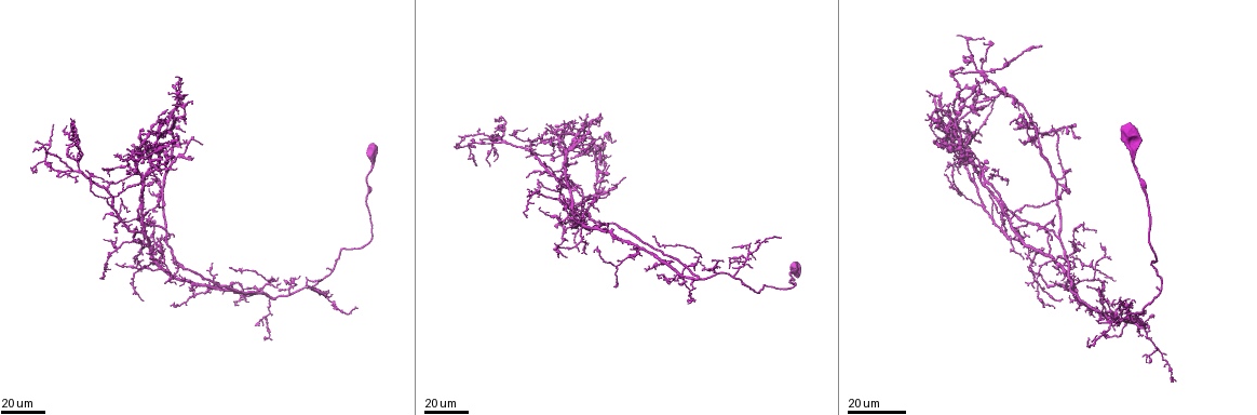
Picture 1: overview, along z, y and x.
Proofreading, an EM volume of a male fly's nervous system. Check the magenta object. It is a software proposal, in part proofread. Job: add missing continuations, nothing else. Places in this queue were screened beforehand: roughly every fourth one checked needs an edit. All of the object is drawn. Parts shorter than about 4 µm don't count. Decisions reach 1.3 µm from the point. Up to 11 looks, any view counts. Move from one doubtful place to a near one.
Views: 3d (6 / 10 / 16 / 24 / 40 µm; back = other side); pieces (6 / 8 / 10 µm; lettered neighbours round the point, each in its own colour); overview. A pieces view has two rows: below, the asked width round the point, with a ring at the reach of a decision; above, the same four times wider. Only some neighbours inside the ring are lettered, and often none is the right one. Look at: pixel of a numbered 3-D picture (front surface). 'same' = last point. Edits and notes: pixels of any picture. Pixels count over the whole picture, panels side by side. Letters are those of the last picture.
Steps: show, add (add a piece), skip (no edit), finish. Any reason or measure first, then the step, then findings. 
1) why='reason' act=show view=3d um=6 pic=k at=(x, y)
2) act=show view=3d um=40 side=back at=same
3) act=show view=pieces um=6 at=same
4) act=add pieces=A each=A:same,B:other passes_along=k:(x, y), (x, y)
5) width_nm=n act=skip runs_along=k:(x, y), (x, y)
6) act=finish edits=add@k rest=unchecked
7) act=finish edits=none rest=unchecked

why='tapers out' act=show view=3d um=40 pic=1 at=(957, 166)

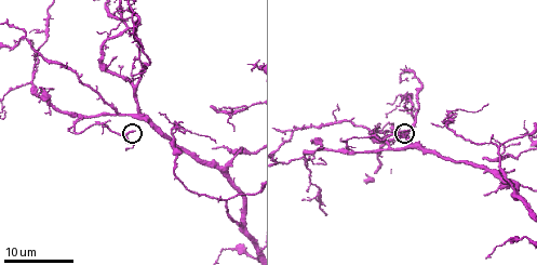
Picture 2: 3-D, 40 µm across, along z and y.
act=show view=3d um=6 pic=2 at=(132, 132)

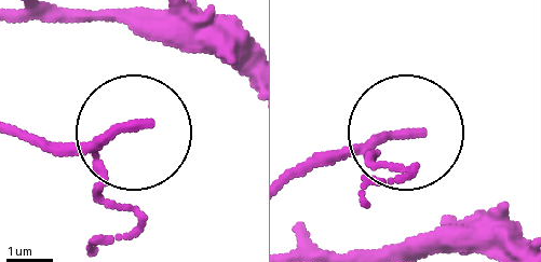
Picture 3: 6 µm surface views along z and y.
why='see the neighbours' act=show view=pieces um=8 pic=3 at=(416, 133)

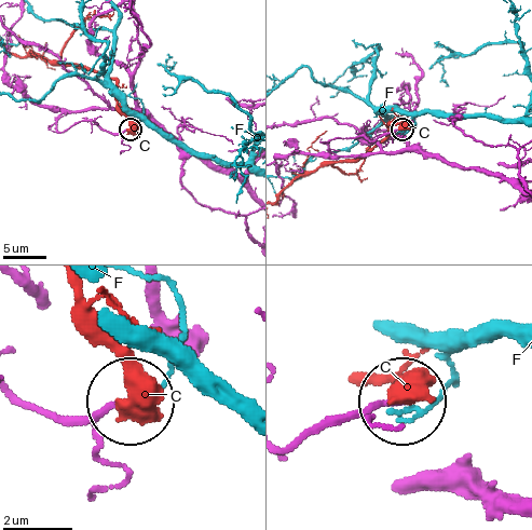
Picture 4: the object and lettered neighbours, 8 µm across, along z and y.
act=skip each=C:other,F:other runs_along=4:(103, 109), (64, 112), (58, 130), (83, 120), (128, 130) found='none of them fits'

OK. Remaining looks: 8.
why='free end' act=show view=3d um=24 pic=1 at=(1076, 266)

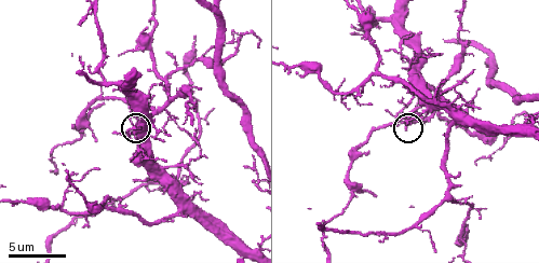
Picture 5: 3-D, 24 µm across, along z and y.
act=show view=pieces um=10 pic=5 at=(406, 128)

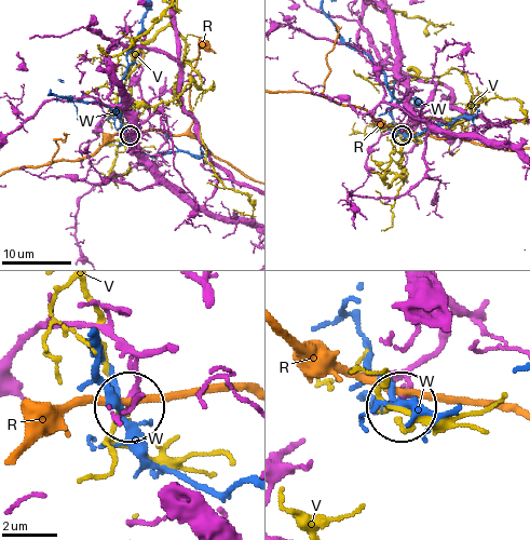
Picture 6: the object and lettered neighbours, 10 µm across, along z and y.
width_nm=180 act=skip each=R:other,V:other,W:other runs_along=6:(167, 350), (141, 354), (130, 401) found='none of them fits'

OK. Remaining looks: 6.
act=show view=3d um=24 pic=1 at=(142, 128)

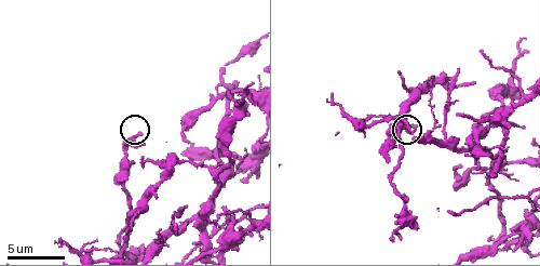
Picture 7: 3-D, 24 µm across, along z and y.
act=show view=pieces um=6 pic=7 at=(141, 135)

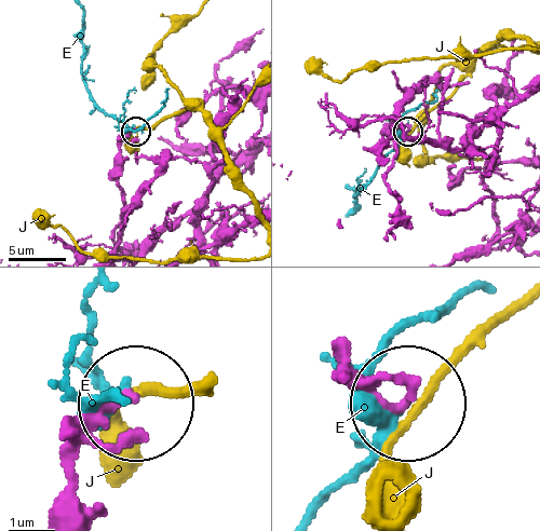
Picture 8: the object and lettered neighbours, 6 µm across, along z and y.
act=skip each=E:other,J:other found='none of them fits'

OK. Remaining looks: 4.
why='tapers out' act=show view=3d um=24 pic=1 at=(583, 150)

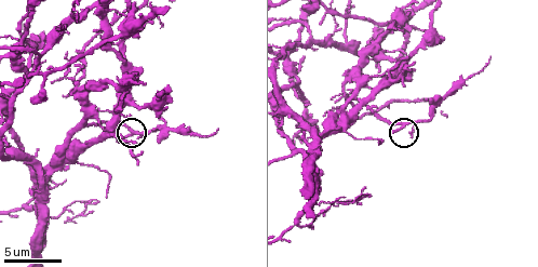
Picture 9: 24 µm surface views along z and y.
act=show view=pieces um=6 pic=9 at=(390, 130)

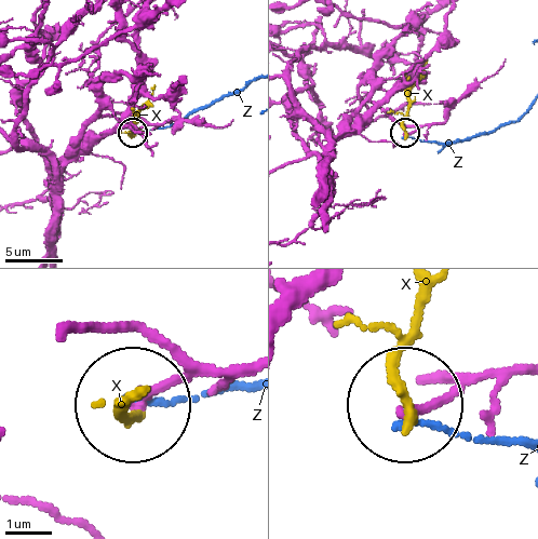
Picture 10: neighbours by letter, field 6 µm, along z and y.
act=skip each=X:other,Z:other runs_along=10:(431, 379), (442, 391), (400, 403) found='no lettered piece goes on from it'

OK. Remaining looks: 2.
why='an open end' act=show view=3d um=24 pic=1 at=(1080, 138)

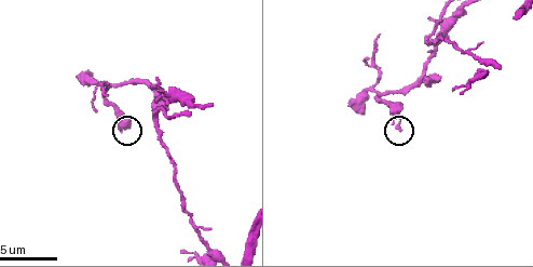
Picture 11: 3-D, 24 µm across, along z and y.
why='what lies round it' act=show view=pieces um=6 pic=11 at=(397, 129)

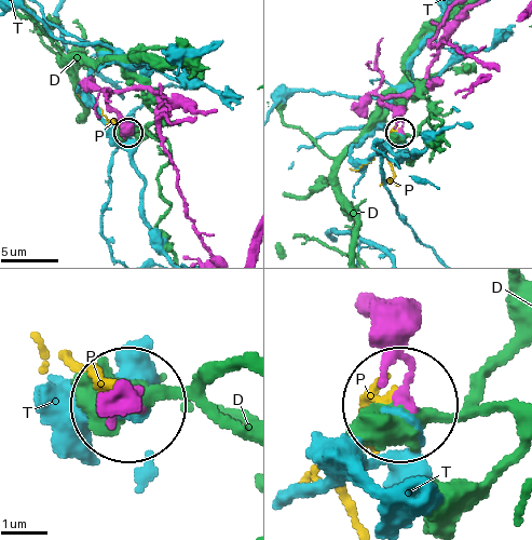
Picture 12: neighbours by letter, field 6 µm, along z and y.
act=skip each=D:other,P:other,T:other runs_along=12:(359, 304), (401, 354), (401, 396) found='no lettered piece goes on from it'

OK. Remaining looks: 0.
act=finish edits=none rest=unchecked

